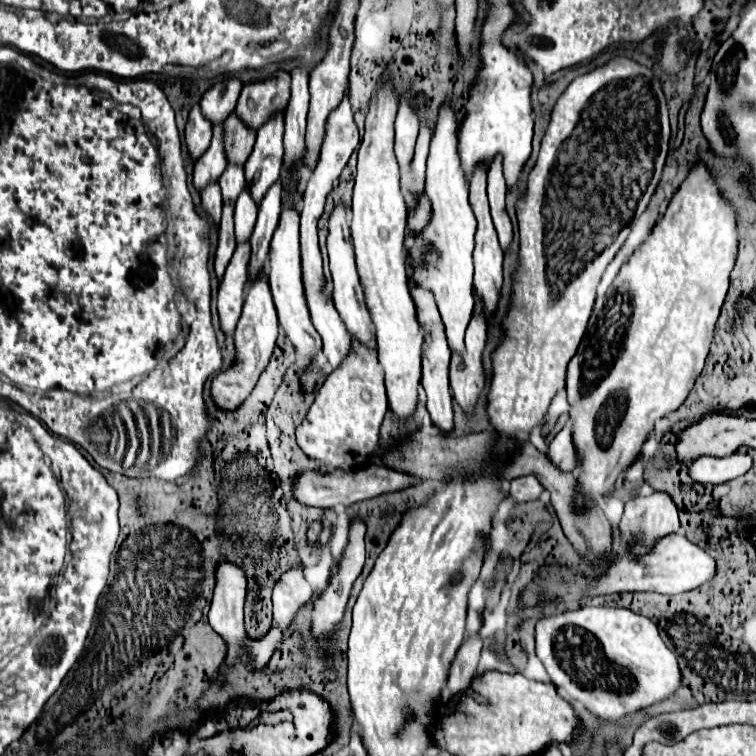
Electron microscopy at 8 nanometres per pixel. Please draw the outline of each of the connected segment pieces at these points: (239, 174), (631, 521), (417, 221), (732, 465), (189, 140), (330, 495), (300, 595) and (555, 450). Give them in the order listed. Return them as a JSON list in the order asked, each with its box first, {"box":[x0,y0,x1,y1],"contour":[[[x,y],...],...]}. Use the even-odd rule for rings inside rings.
[{"box":[220,163,244,203],"contour":[[[228,163],[222,177],[220,177],[220,189],[224,203],[234,203],[236,195],[240,195],[240,187],[244,187],[244,167],[238,163]]]},{"box":[620,491,680,557],"contour":[[[656,491],[652,495],[636,497],[636,499],[628,501],[626,507],[624,507],[624,517],[622,519],[628,521],[628,523],[620,523],[620,535],[622,535],[622,539],[628,541],[628,547],[630,547],[632,555],[636,555],[636,557],[644,557],[644,555],[652,553],[654,545],[662,537],[678,533],[678,529],[680,529],[676,505],[672,503],[672,499],[666,493],[656,493]],[[638,519],[642,519],[642,523],[638,523]]]},{"box":[408,195,428,233],"contour":[[[420,195],[420,203],[416,207],[416,211],[412,215],[408,215],[408,225],[412,229],[412,233],[420,231],[420,227],[424,227],[424,223],[428,223],[428,199],[424,199],[424,195]]]},{"box":[690,453,752,483],"contour":[[[734,453],[722,459],[716,457],[700,457],[696,459],[694,465],[690,465],[690,475],[700,481],[700,483],[726,483],[730,479],[736,479],[740,475],[744,475],[746,471],[750,471],[752,467],[752,457],[750,455],[742,455],[742,453]]]},{"box":[184,103,212,159],"contour":[[[198,103],[190,109],[184,137],[192,159],[198,159],[204,153],[204,147],[208,147],[208,139],[212,139],[212,123],[208,121],[208,117],[204,117]]]},{"box":[296,465,418,507],"contour":[[[368,465],[364,467],[364,471],[356,471],[356,475],[324,475],[324,473],[316,473],[316,471],[304,471],[298,479],[296,479],[296,499],[300,503],[306,505],[314,505],[314,507],[336,507],[340,505],[352,505],[356,501],[364,501],[382,493],[390,493],[390,491],[400,491],[408,485],[418,483],[418,477],[406,475],[406,473],[398,473],[394,469],[388,467],[380,467],[380,465]]]},{"box":[274,569,312,637],"contour":[[[302,569],[288,571],[280,577],[274,587],[274,623],[282,629],[286,637],[292,635],[290,627],[296,613],[312,601],[312,587],[302,575]]]},{"box":[544,423,576,473],"contour":[[[570,423],[548,443],[544,455],[548,461],[566,473],[572,473],[576,469],[576,455],[572,451],[572,433],[570,433]]]}]

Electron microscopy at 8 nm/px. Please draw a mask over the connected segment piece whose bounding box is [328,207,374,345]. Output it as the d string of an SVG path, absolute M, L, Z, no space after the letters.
M334 207L334 213L328 223L328 257L330 257L330 273L332 273L332 285L334 285L334 307L340 313L346 331L354 341L360 345L370 345L374 341L372 333L372 321L368 315L368 309L364 307L364 295L360 291L360 279L356 275L356 265L354 265L354 251L350 243L350 229L346 223L346 209L344 207Z

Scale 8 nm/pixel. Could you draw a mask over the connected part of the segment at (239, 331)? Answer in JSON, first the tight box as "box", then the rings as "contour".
{"box":[212,273,278,409],"contour":[[[258,273],[254,279],[250,279],[248,289],[246,289],[246,299],[244,299],[244,307],[242,307],[242,317],[236,325],[236,333],[234,333],[234,341],[236,341],[236,363],[222,371],[214,381],[212,381],[212,397],[216,401],[216,405],[220,409],[236,409],[254,389],[260,373],[264,371],[274,343],[278,337],[278,315],[276,315],[276,307],[272,301],[272,293],[270,293],[270,285],[264,273]]]}

